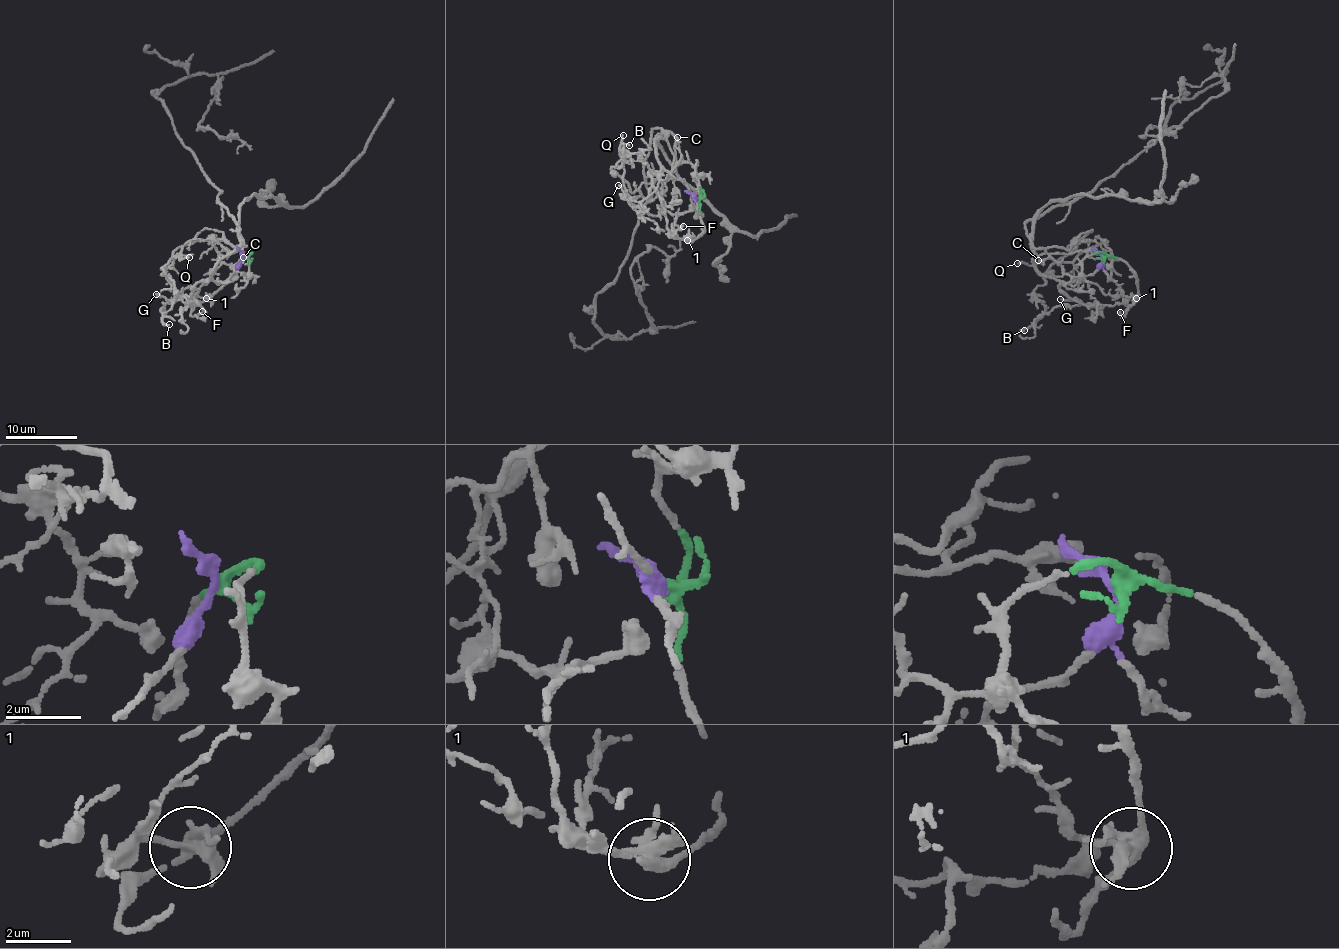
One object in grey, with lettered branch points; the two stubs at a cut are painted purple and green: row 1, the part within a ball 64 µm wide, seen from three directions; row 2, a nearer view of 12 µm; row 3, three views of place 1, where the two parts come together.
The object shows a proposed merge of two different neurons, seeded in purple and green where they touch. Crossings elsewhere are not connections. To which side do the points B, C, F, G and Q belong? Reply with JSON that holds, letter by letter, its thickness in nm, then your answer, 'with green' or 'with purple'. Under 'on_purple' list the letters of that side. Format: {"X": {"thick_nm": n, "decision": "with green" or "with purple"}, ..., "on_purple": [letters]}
{"B": {"thick_nm": 170, "decision": "with green"}, "C": {"thick_nm": 150, "decision": "with green"}, "F": {"thick_nm": 220, "decision": "with green"}, "G": {"thick_nm": 120, "decision": "with purple"}, "Q": {"thick_nm": 180, "decision": "with purple"}, "on_purple": ["G", "Q"]}

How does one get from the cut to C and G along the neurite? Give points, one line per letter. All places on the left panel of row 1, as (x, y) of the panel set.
C: (245, 257), (251, 253), (245, 275), (236, 271), (235, 266), (243, 255), (243, 258)
G: (243, 257), (227, 279), (219, 282), (200, 280), (189, 295), (171, 300), (156, 294)

